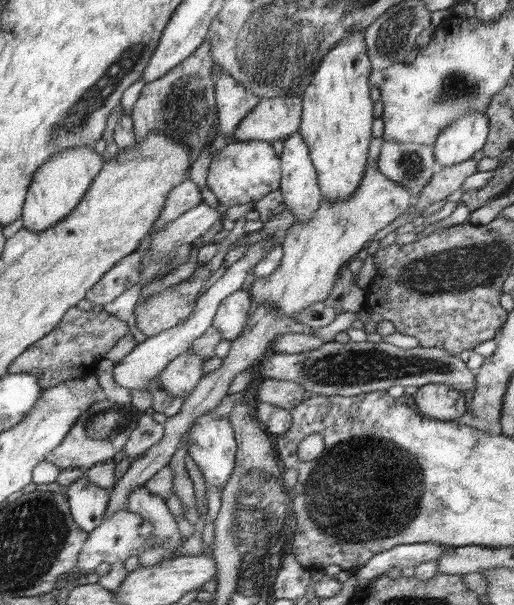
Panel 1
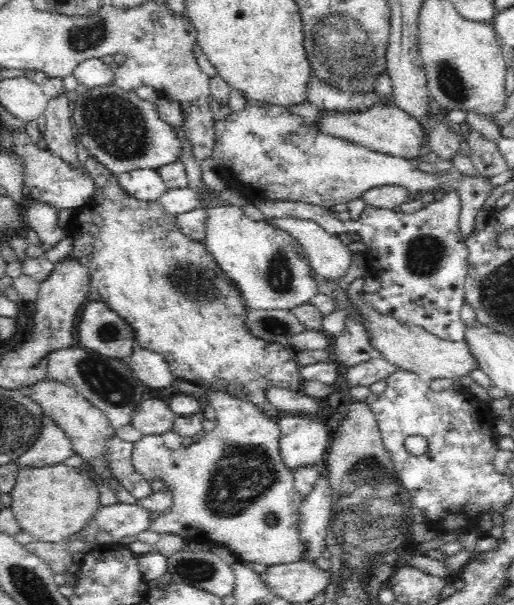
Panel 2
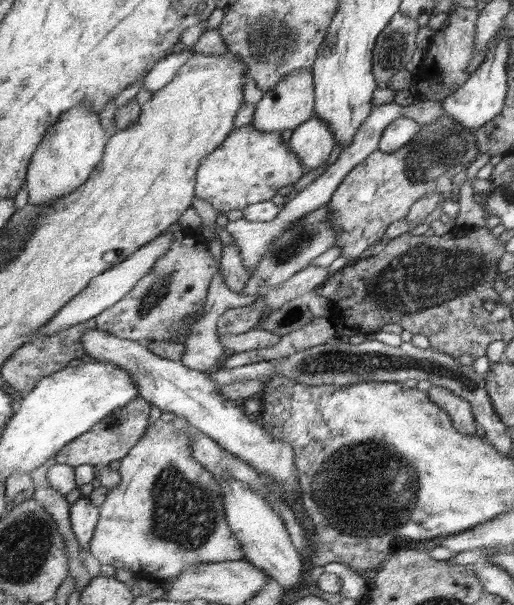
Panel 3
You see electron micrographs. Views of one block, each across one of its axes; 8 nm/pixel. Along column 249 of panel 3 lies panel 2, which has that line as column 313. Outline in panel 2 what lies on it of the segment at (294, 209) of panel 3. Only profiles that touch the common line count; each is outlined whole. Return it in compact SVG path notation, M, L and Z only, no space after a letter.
M248 200L246 206L243 207L243 213L254 222L271 222L272 226L285 230L290 236L294 237L303 247L304 253L307 255L312 270L327 280L342 280L350 268L352 253L344 243L339 239L338 235L330 234L325 228L322 228L316 221L310 219L299 218L268 218L259 208Z

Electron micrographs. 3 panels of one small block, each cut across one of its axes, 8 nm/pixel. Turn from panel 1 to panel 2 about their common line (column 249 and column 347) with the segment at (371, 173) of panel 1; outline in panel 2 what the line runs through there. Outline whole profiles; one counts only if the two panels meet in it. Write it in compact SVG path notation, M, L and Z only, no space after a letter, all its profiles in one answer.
M363 277L354 279L346 293L352 299L355 310L358 310L361 316L367 320L367 324L363 326L367 332L370 344L388 362L395 364L402 370L415 372L428 380L436 380L436 378L464 378L464 376L470 376L476 368L479 368L479 361L476 360L474 353L465 340L460 342L442 340L436 335L426 332L423 328L409 326L401 323L399 319L393 319L389 315L380 315L372 308L366 307L361 302L361 297L364 294L362 284Z

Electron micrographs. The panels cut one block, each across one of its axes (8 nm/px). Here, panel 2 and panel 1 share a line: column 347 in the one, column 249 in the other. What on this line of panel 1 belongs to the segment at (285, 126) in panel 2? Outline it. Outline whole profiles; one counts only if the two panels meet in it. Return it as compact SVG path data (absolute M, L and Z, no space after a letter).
M235 141L214 152L210 162L206 187L212 190L223 206L256 203L270 192L282 187L282 160L268 141Z

